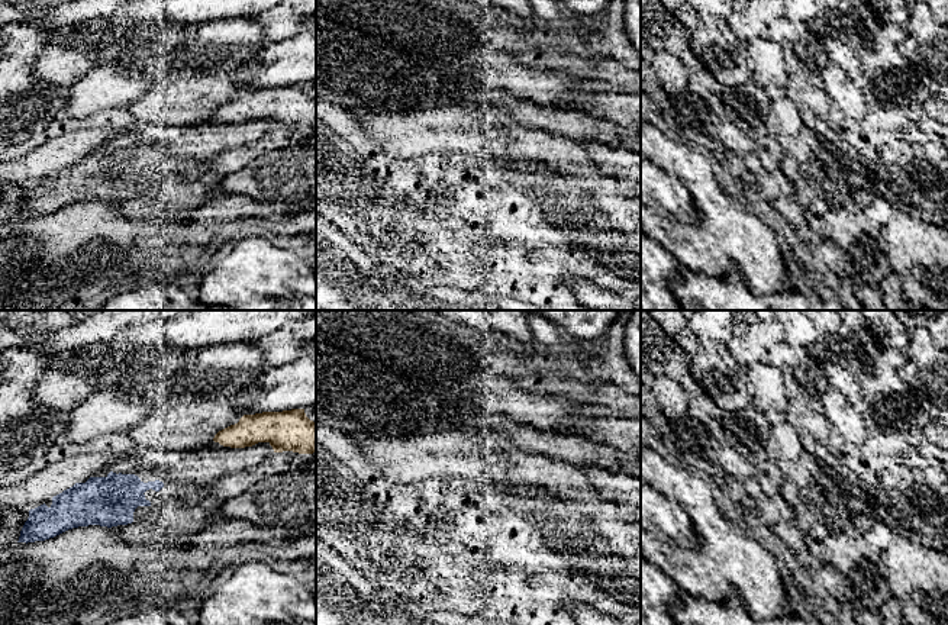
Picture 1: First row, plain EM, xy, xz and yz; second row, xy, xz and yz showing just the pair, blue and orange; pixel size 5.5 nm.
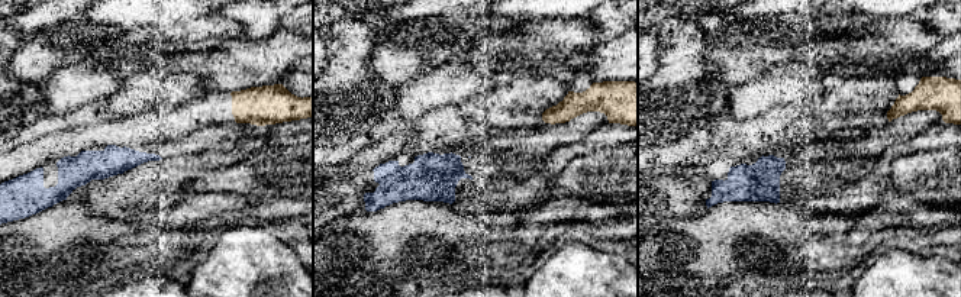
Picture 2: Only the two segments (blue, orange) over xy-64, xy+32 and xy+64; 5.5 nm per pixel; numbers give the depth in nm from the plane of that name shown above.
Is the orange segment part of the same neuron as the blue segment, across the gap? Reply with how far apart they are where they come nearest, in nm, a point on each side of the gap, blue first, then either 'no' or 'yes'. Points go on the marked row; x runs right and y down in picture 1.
360 nm apart; from blue across xy (163, 483), (213, 440); no

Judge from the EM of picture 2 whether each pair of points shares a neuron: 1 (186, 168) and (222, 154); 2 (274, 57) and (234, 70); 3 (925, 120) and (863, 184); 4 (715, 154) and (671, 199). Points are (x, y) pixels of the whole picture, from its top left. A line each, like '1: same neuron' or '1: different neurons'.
1: same neuron
2: same neuron
3: different neurons
4: same neuron

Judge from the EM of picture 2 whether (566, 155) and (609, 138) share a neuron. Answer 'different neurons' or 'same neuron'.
same neuron

